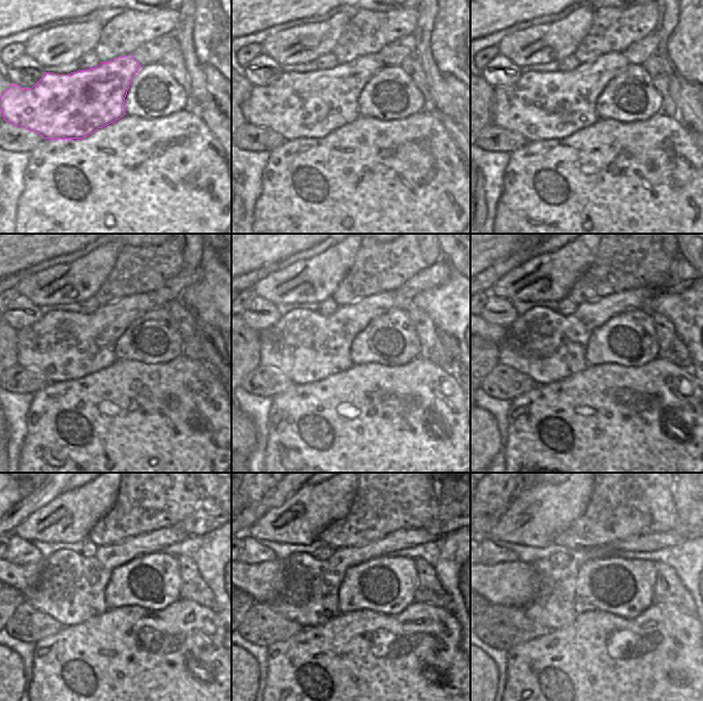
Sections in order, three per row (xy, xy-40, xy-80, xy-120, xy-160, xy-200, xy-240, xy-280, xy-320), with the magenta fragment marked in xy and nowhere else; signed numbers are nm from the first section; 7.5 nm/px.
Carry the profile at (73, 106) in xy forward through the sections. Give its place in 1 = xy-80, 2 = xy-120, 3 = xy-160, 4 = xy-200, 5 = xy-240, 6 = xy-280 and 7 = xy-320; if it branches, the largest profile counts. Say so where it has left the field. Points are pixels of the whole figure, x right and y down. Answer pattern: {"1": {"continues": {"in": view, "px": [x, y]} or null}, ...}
{"1": {"continues": {"in": "xy-80", "px": [541, 106]}}, "2": {"continues": {"in": "xy-120", "px": [64, 346]}}, "3": {"continues": {"in": "xy-160", "px": [307, 347]}}, "4": {"continues": {"in": "xy-200", "px": [542, 344]}}, "5": {"continues": {"in": "xy-240", "px": [72, 590]}}, "6": {"continues": {"in": "xy-280", "px": [310, 598]}}, "7": {"continues": {"in": "xy-320", "px": [554, 606]}}}

